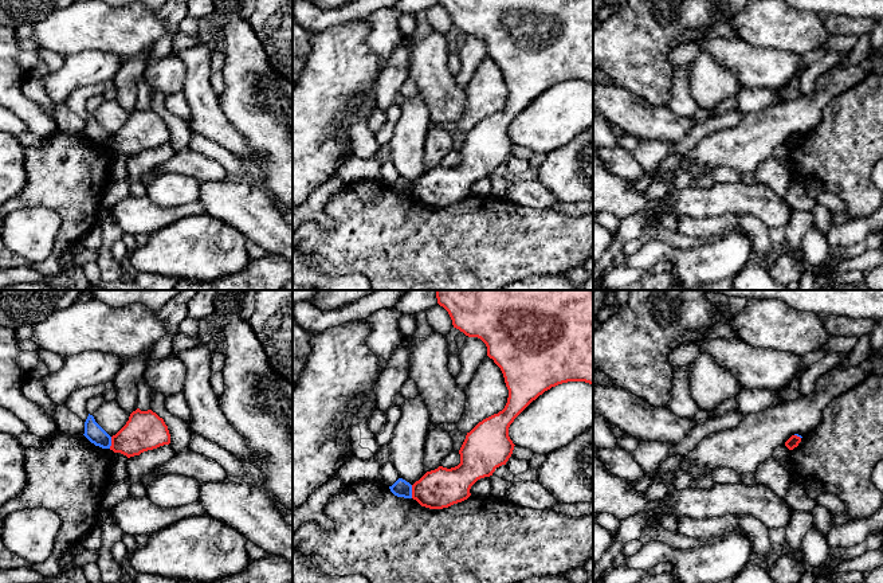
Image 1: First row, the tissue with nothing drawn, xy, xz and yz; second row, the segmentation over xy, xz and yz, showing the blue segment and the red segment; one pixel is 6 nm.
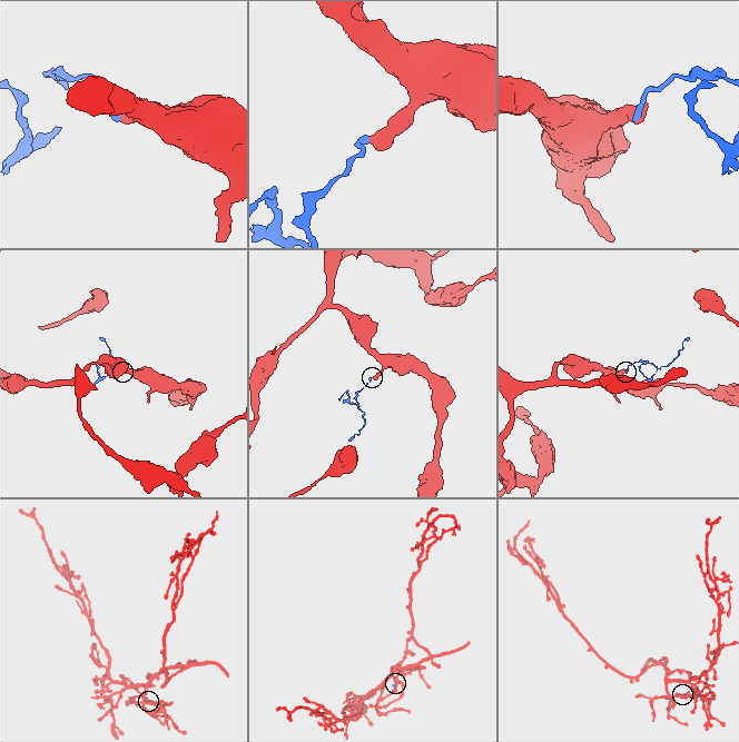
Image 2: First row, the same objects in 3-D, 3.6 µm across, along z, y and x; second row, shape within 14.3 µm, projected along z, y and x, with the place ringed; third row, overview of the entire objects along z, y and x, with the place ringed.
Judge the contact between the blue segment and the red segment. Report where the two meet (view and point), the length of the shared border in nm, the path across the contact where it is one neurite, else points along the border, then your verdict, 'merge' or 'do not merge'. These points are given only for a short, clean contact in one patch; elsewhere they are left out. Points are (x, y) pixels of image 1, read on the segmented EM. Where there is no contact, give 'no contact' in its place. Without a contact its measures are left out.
contact xz (411, 492); length 80 nm; border xz (411, 485), (412, 497); do not merge

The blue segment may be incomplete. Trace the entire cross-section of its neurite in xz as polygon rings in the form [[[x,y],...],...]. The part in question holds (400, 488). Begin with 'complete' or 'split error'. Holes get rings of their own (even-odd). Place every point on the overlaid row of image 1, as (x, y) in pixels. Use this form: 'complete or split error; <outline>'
complete; [[[399,478],[389,489],[397,497],[412,498],[412,485],[403,478]]]

